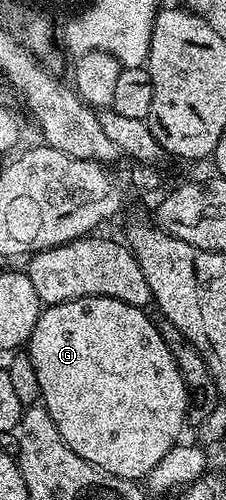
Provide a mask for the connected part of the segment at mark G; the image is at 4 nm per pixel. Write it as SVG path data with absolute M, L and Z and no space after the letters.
M75 298L69 302L59 302L53 306L45 305L38 316L38 324L34 324L34 332L28 337L26 353L34 364L34 372L38 372L38 384L42 405L48 409L48 415L54 420L58 432L62 432L62 440L70 444L82 460L102 468L119 478L131 478L133 480L147 479L149 472L170 452L170 448L181 441L180 433L186 427L186 411L188 408L188 390L184 387L182 376L178 372L178 364L166 348L166 340L158 332L155 321L144 315L145 311L138 306L131 306L122 300L113 298Z

